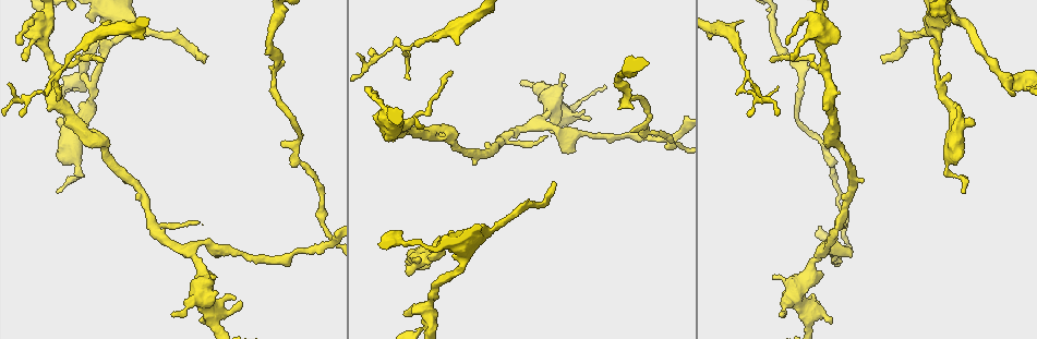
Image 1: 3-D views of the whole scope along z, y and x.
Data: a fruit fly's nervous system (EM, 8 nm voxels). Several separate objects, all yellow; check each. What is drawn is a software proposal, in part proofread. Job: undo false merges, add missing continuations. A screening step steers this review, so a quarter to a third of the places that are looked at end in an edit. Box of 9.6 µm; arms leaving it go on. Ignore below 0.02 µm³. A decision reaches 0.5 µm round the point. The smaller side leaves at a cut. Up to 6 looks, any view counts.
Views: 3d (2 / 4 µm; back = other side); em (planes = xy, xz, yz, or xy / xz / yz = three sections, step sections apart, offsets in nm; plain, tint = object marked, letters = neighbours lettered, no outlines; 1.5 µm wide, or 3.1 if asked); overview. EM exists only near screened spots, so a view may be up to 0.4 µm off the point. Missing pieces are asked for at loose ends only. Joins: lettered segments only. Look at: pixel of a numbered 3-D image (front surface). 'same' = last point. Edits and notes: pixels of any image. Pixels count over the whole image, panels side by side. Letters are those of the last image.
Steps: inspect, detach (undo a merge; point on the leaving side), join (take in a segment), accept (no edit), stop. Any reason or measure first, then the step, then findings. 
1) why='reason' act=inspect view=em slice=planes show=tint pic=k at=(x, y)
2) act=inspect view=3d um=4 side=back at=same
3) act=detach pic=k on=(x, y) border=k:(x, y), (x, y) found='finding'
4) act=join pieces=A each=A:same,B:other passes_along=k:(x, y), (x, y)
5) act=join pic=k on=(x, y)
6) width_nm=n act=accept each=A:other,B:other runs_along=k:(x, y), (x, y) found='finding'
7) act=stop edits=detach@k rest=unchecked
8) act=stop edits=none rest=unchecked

why='thick turns thin' act=inspect view=3d um=4 pic=1 at=(732, 35)

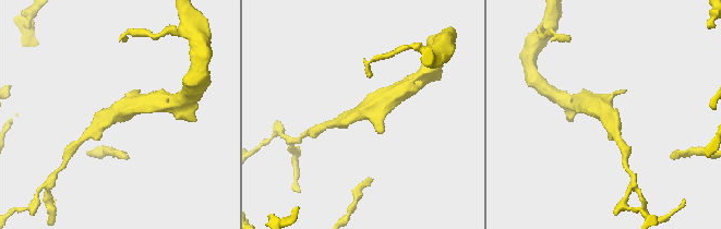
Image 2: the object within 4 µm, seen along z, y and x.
why='shape alone is not enough' act=inspect view=em slice=yz step=4 show=tint pic=2 at=(352, 116)

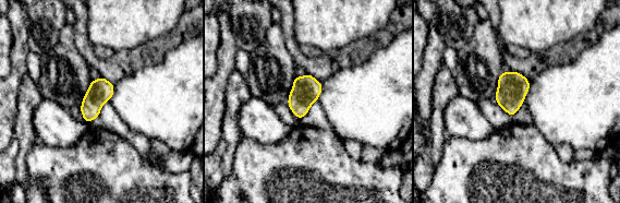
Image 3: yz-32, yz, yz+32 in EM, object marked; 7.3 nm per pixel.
act=inspect view=em slice=planes show=letters at=same

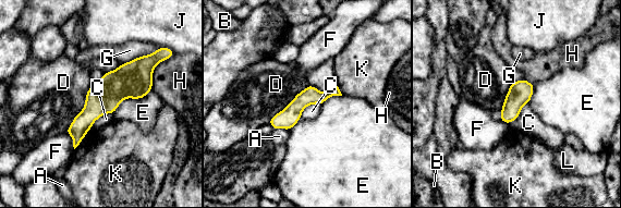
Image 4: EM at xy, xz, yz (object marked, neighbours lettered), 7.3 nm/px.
act=accept each=A:other,B:other,C:other,D:other,E:other,F:other,G:other,H:other,J:other,K:other,L:other border=4:(320, 104), (309, 104), (300, 118) found='all the same cell'

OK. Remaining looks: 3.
act=inspect view=3d um=2 pic=1 at=(380, 57)

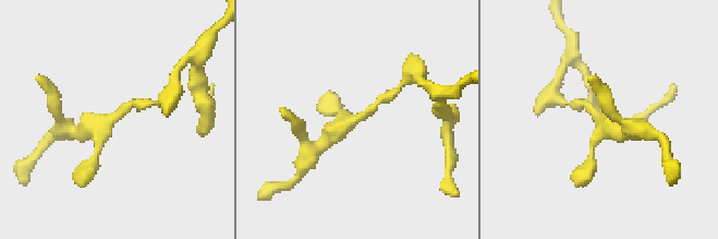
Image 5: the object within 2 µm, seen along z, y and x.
why='need the tissue' act=inspect view=em slice=planes show=tint pic=5 at=(357, 118)

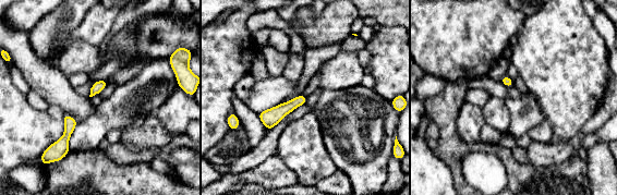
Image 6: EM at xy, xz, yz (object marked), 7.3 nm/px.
why='what lies round it' act=inspect view=em slice=planes show=letters at=same

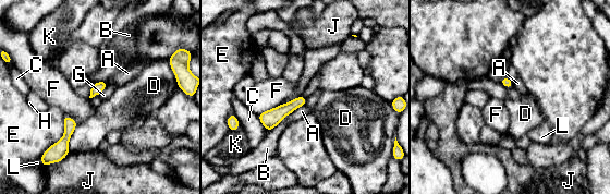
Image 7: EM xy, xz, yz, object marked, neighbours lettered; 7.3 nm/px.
width_nm=90 act=accept each=A:other,B:other,C:other,D:other,E:other,F:other,G:other,H:other,J:other,K:other,L:other border=7:(305, 104), (297, 107), (290, 114) found='one cell here'

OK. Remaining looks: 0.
act=stop edits=none rest=unchecked

